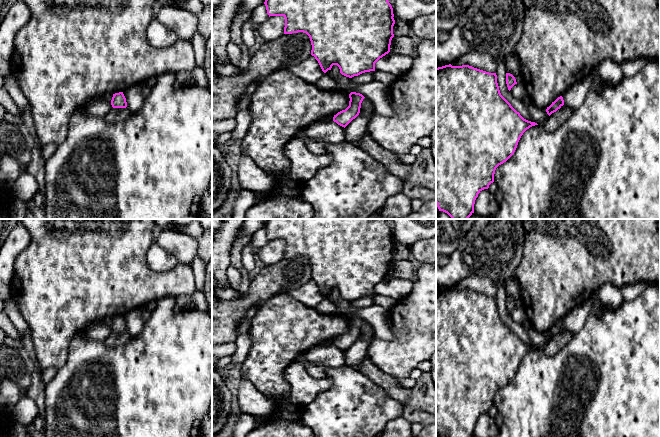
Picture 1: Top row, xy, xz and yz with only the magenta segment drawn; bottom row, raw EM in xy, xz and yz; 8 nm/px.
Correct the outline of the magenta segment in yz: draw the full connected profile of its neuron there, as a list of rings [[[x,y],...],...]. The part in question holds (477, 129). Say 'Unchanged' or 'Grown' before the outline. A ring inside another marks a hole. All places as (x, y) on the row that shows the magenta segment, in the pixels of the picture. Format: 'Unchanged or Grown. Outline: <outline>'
Unchanged. Outline: [[[449,64],[436,68],[436,204],[439,211],[447,213],[452,219],[468,219],[474,213],[474,204],[478,194],[488,189],[489,185],[494,182],[496,168],[514,154],[523,133],[535,125],[538,124],[524,119],[501,95],[496,73],[489,73],[469,65],[452,66]]]

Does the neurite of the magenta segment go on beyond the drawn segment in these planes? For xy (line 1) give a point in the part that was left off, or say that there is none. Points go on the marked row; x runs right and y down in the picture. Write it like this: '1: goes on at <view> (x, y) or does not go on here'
1: does not go on here

